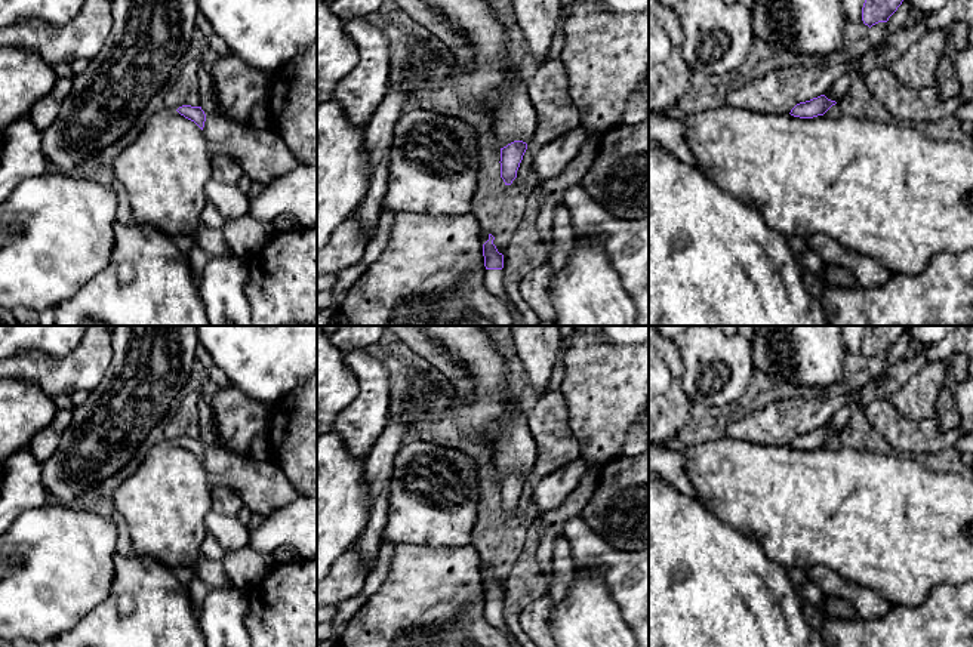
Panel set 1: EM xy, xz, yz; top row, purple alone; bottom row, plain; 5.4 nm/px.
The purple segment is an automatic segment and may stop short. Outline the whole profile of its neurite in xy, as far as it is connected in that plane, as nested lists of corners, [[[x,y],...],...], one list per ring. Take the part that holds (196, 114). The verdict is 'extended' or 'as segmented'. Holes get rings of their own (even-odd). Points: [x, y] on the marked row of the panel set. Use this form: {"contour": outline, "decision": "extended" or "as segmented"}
{"contour": [[[182,105],[176,111],[185,118],[194,121],[203,130],[206,114],[201,107]]], "decision": "as segmented"}

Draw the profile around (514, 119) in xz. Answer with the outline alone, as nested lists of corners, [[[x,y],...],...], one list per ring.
[[[511,76],[499,89],[493,102],[493,132],[499,150],[514,141],[527,145],[533,142],[536,130],[536,111],[527,95],[527,83],[518,76]]]

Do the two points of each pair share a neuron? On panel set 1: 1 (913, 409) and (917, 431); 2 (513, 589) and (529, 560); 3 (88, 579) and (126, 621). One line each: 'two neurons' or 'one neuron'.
1: two neurons
2: one neuron
3: two neurons

